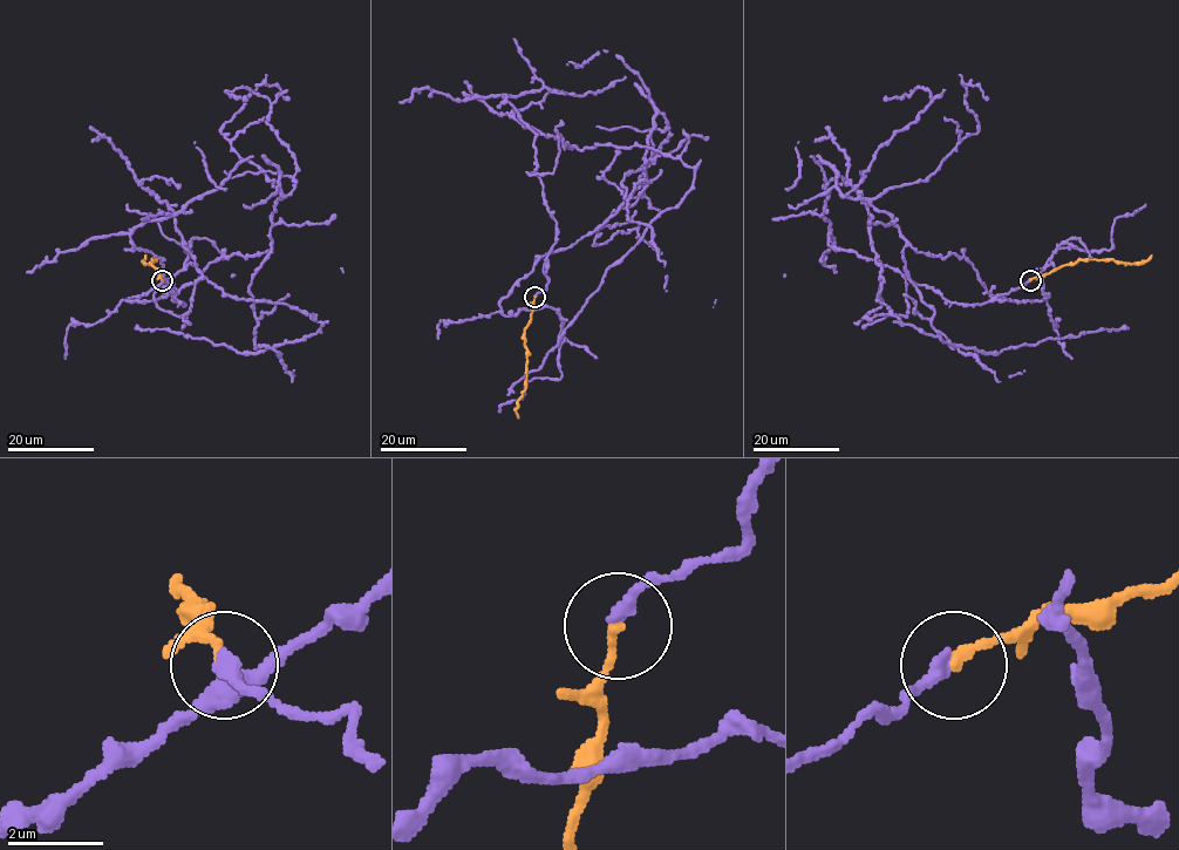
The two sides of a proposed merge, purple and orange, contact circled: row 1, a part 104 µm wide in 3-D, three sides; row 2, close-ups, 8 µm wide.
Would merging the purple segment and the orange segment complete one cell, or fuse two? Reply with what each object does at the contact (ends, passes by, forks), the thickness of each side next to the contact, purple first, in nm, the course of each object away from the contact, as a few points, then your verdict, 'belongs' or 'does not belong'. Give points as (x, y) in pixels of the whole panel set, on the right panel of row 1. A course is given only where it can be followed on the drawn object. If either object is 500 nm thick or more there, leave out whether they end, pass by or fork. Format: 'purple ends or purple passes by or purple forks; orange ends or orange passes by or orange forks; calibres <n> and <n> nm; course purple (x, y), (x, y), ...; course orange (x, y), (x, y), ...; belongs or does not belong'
purple ends; orange ends; calibres 320 and 220 nm; course purple (1029, 279), (907, 278), (860, 321), (883, 278), (959, 346), (907, 245), (1041, 301), (1145, 203); course orange (1030, 279), (1082, 259), (1140, 264), (1152, 254); belongs

